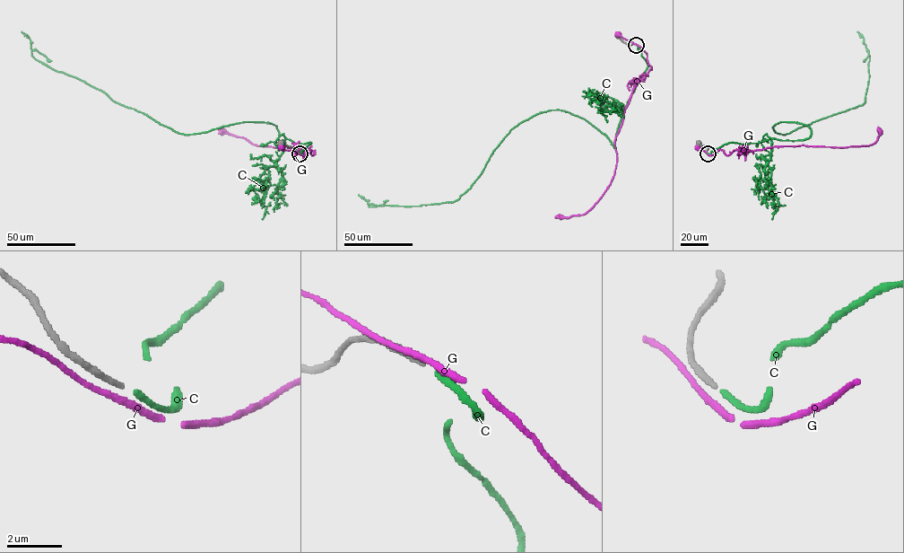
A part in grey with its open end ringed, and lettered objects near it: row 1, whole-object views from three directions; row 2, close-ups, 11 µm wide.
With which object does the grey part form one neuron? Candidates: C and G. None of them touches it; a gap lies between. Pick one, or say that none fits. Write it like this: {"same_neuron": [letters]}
{"same_neuron": ["C"]}

